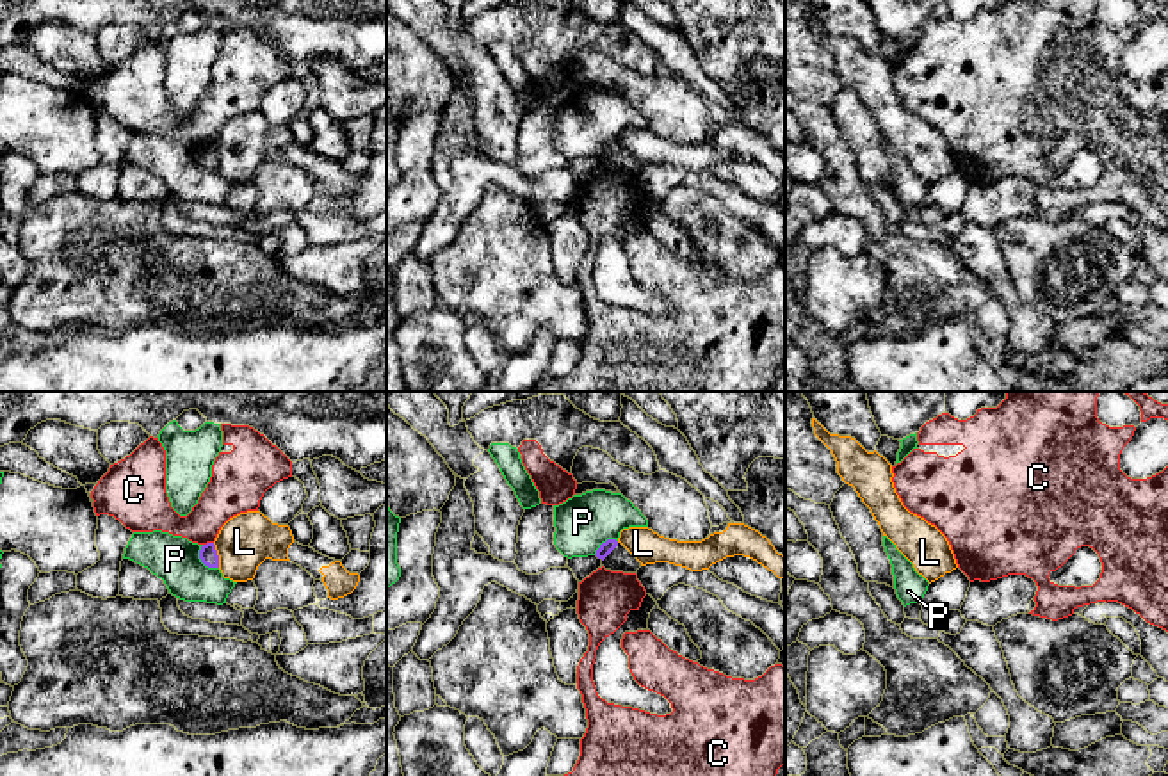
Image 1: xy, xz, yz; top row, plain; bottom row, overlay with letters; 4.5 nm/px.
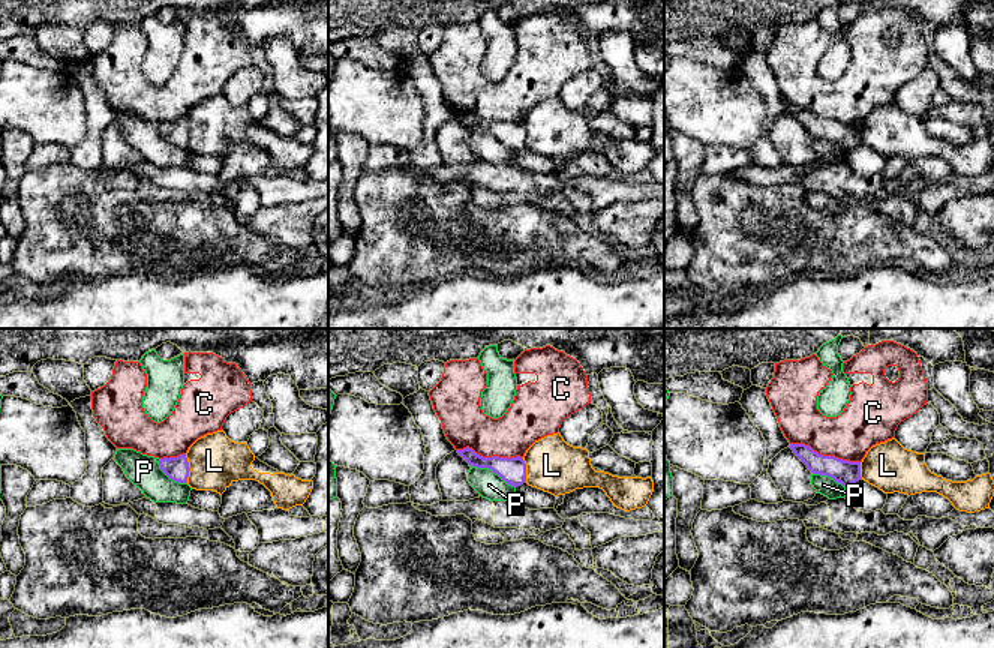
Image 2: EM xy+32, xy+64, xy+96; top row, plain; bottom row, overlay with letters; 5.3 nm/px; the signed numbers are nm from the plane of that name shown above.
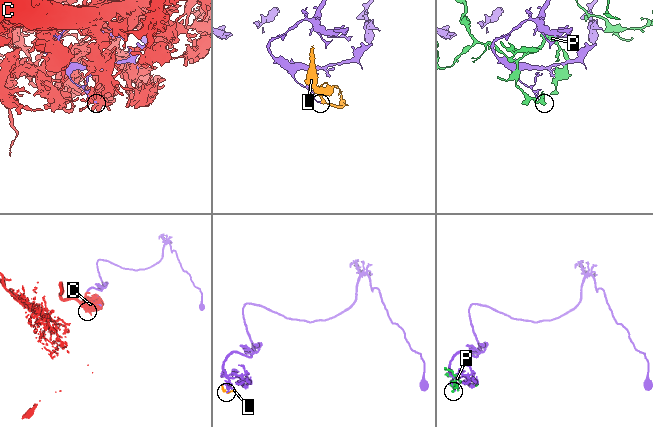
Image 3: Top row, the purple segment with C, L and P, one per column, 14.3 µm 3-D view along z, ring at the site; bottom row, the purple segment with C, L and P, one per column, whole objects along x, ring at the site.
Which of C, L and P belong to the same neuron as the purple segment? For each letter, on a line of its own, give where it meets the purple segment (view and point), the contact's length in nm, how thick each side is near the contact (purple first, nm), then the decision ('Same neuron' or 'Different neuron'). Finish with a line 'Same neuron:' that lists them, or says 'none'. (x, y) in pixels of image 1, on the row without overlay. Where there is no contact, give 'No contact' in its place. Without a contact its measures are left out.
C: Touches purple at xy (207, 145). Shared border 50 nm. Thickness 80 nm (purple) against 200 nm. Different neuron
L: Touches purple at xy (218, 157). Shared border 120 nm. Thickness 80 nm (purple) against 240 nm. Different neuron
P: Touches purple at xy (202, 162). Shared border 130 nm. Thickness 80 nm (purple) against 220 nm. Different neuron
Same neuron: none

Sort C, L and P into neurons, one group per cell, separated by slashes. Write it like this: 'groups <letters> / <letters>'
groups C / L / P

